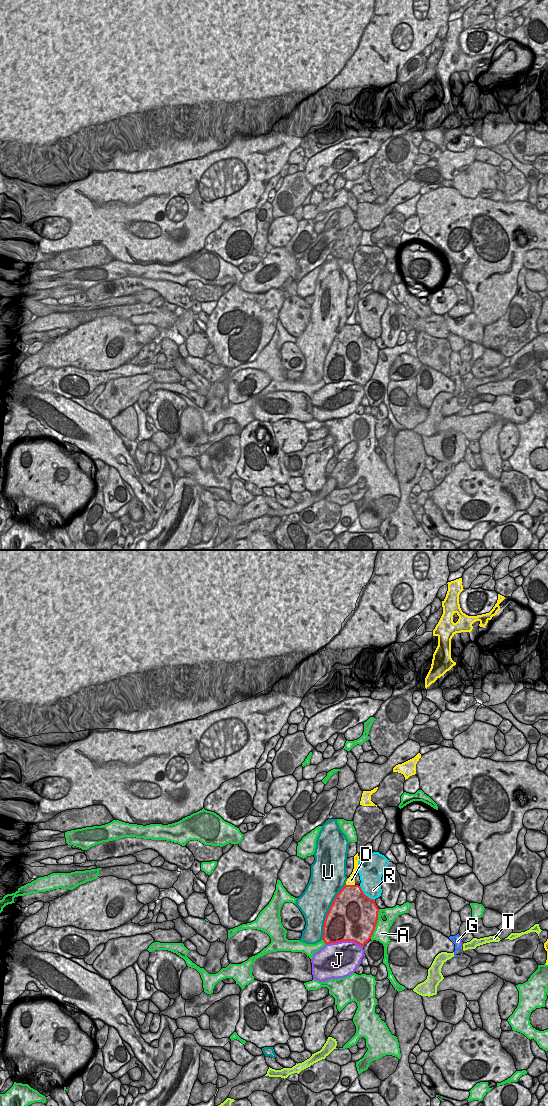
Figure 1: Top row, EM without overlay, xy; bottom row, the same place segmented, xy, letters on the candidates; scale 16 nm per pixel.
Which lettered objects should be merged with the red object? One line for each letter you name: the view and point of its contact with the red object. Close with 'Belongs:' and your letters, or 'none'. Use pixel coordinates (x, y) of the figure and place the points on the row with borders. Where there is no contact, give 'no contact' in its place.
Belongs: none

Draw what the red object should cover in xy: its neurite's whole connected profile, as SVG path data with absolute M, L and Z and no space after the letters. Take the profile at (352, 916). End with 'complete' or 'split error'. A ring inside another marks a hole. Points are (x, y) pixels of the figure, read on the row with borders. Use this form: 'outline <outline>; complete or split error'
outline M345 885L330 906L323 926L325 944L353 941L364 946L372 937L379 908L359 885Z; complete

